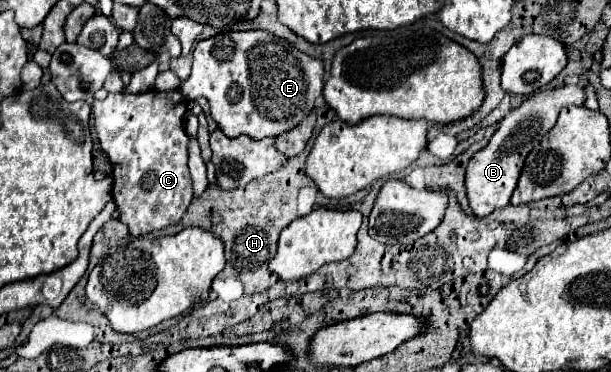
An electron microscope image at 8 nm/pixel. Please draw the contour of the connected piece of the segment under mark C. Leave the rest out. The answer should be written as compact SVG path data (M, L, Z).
M145 91L145 93L111 93L103 101L93 101L95 131L101 149L107 153L113 165L113 201L119 211L119 221L123 221L133 237L159 231L163 227L175 225L187 211L193 199L193 183L187 167L187 143L185 133L185 113L187 105L183 95L175 91Z

